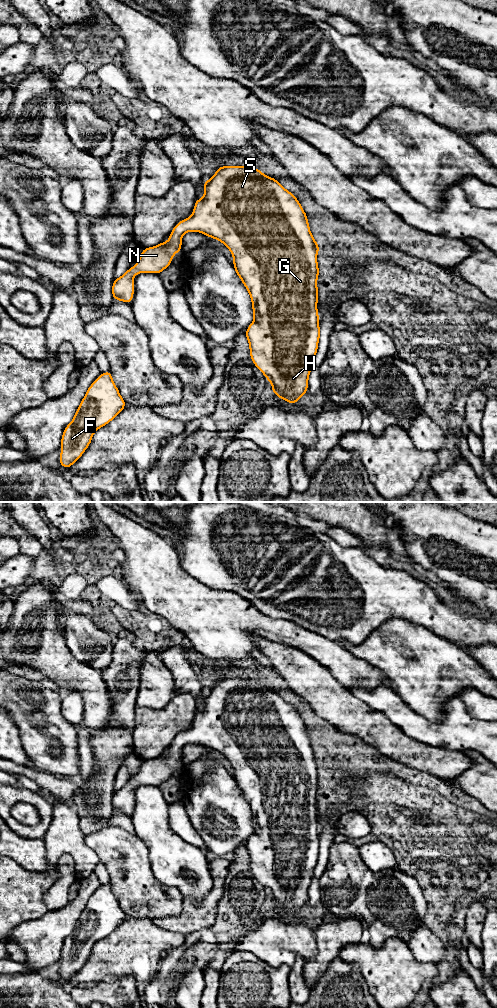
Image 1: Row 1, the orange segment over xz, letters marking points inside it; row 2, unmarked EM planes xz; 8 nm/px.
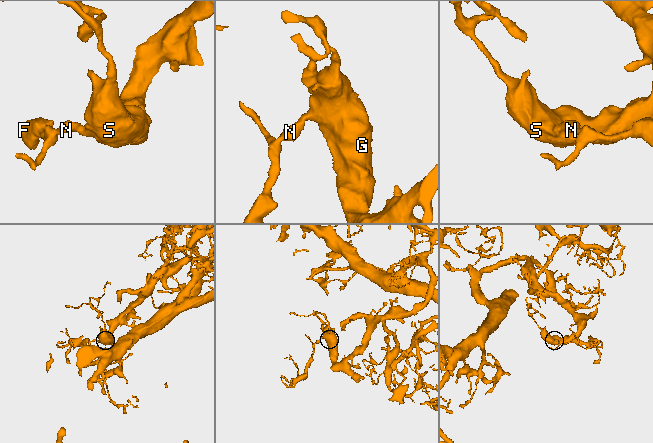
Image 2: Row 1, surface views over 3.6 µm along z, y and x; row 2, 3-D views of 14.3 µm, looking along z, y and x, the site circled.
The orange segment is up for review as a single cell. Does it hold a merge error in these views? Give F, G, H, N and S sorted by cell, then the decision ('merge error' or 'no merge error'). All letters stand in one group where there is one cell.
F G H N S; no merge error

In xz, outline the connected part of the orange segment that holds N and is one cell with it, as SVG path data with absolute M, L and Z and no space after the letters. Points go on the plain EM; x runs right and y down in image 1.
M221 678L216 681L211 691L205 692L203 700L205 705L201 712L196 709L193 726L176 736L170 744L169 752L142 761L136 777L130 779L121 789L114 791L112 810L131 817L134 807L133 789L142 784L159 787L168 780L174 766L182 763L181 751L185 745L200 744L222 754L231 763L236 786L248 802L252 814L254 832L244 844L249 854L250 871L272 896L271 904L293 918L308 904L308 891L320 852L317 821L317 791L320 782L317 766L321 760L312 748L308 728L299 712L285 701L278 691L268 689L261 682L251 678Z

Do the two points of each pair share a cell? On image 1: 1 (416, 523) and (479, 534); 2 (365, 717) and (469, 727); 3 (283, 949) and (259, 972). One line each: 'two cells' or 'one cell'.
1: one cell
2: two cells
3: two cells

